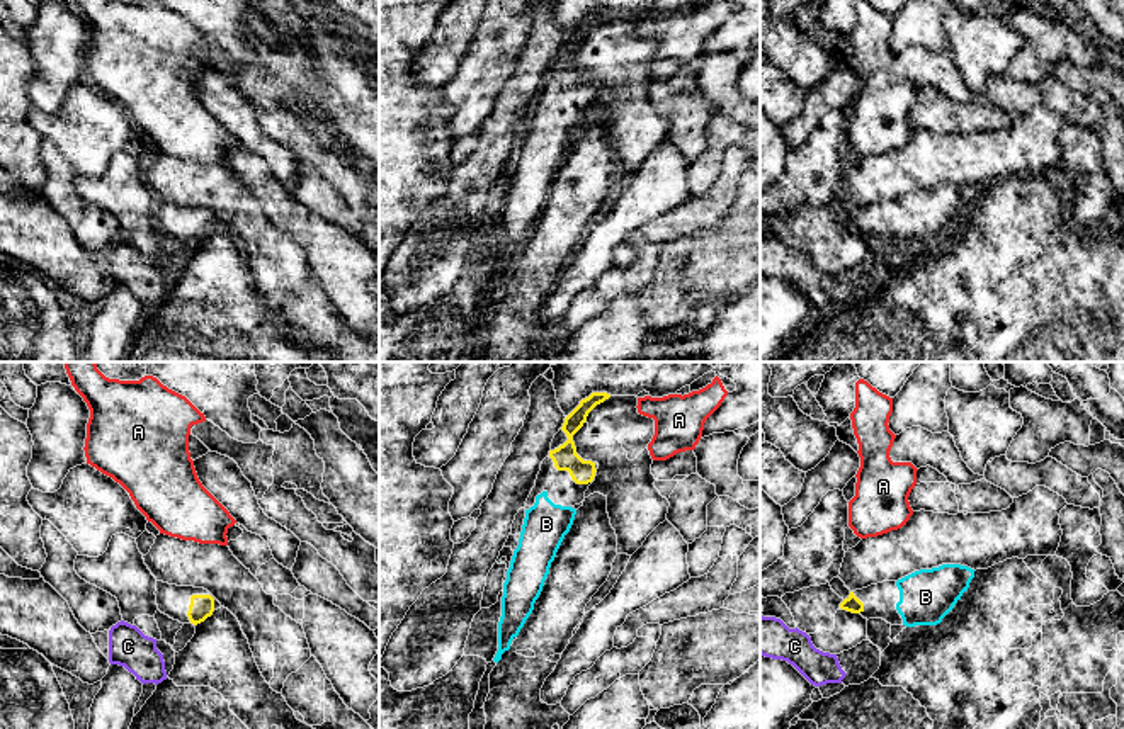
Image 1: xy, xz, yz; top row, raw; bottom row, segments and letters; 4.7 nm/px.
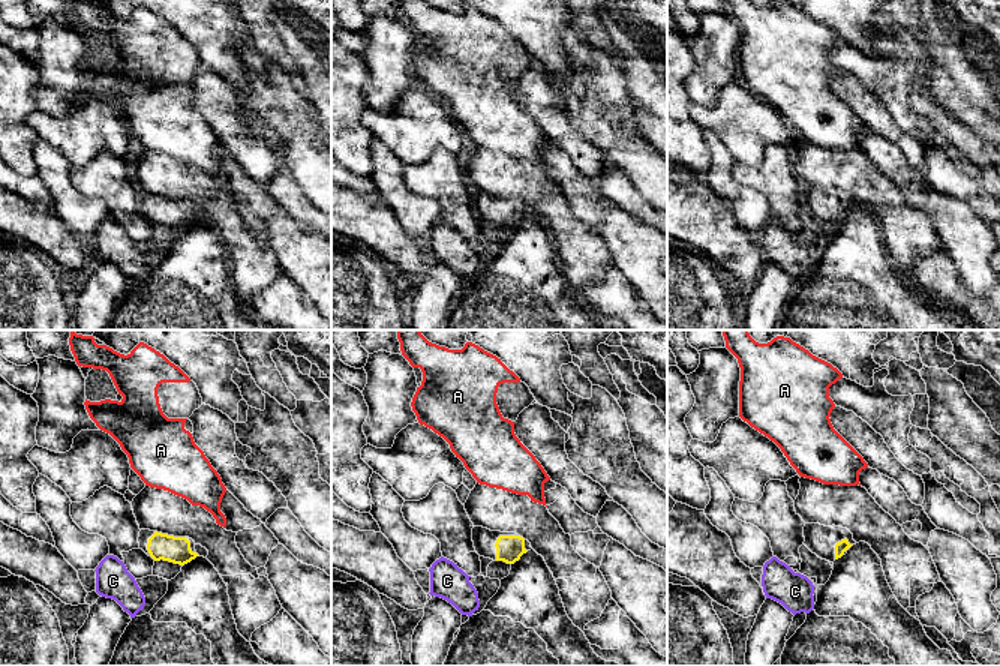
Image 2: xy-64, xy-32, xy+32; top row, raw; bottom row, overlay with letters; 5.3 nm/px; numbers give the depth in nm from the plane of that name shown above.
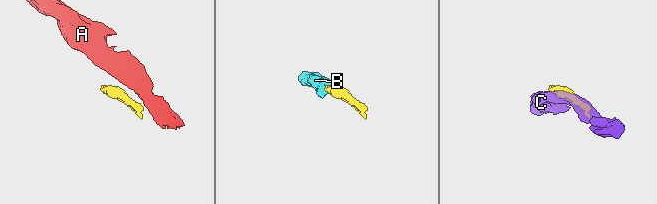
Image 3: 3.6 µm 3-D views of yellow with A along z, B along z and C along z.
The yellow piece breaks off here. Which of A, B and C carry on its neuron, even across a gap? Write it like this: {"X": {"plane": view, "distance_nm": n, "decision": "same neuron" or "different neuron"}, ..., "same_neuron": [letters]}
{"A": {"plane": "xz", "distance_nm": 140, "decision": "different neuron"}, "B": {"plane": "xz", "distance_nm": 120, "decision": "same neuron"}, "C": {"plane": "xy", "distance_nm": 190, "decision": "different neuron"}, "same_neuron": ["B"]}

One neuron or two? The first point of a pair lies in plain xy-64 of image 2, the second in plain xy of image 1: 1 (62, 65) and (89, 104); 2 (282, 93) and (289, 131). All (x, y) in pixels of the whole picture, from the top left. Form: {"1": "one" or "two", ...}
{"1": "two", "2": "one"}

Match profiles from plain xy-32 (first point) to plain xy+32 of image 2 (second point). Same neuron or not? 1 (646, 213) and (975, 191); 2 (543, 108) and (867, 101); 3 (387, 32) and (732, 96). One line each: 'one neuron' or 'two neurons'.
1: one neuron
2: one neuron
3: two neurons

